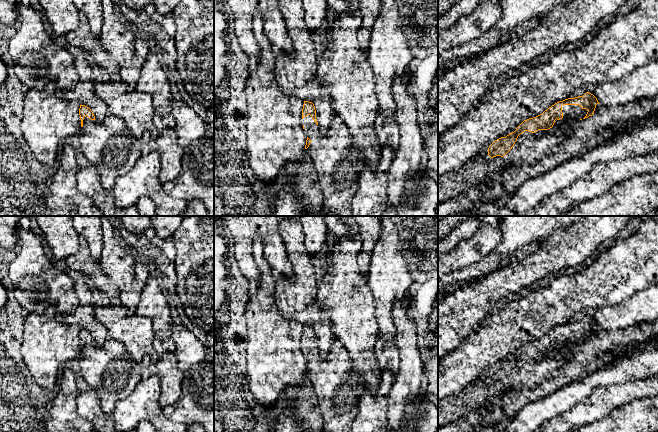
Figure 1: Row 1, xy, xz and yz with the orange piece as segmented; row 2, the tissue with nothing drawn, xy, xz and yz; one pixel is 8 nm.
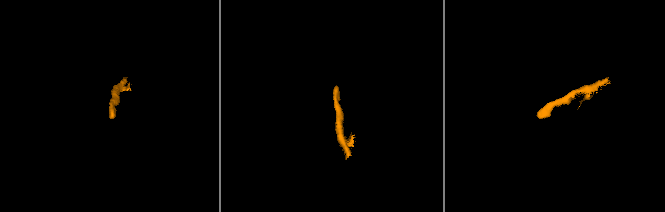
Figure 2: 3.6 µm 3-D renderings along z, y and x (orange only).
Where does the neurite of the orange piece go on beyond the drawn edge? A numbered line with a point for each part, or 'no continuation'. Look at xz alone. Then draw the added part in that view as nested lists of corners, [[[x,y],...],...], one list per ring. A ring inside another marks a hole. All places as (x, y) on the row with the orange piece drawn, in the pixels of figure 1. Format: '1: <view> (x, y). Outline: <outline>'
1: xz (336, 162). Outline: [[[334,114],[329,129],[324,133],[320,131],[319,126],[310,115],[304,117],[302,121],[304,132],[311,140],[306,151],[311,159],[310,168],[315,183],[321,188],[323,193],[323,206],[327,209],[330,216],[352,216],[352,200],[358,190],[361,171],[365,167],[365,160],[360,150],[350,136],[347,126],[337,115]]]

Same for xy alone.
1: xy (109, 146). Outline: [[[110,113],[101,123],[84,117],[75,145],[97,169],[101,185],[108,192],[112,192],[115,181],[142,156],[139,139],[121,118]]]

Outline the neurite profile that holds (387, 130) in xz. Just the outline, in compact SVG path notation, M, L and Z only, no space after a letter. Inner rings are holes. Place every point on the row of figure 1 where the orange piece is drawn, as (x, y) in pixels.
M379 112L374 129L380 147L392 145L396 147L400 141L399 126L396 117L383 117Z

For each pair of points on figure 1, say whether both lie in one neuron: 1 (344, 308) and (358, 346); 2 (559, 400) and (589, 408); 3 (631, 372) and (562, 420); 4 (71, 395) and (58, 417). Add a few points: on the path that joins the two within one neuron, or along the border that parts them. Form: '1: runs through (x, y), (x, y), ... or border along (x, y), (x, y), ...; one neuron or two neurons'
1: runs through (352, 317), (358, 337); one neuron
2: border along (593, 389), (580, 401), (560, 412), (555, 417); two neurons
3: border along (637, 378), (608, 385), (599, 385), (592, 392); two neurons
4: runs through (66, 400), (63, 412); one neuron

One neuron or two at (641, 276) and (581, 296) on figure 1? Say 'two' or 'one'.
one

